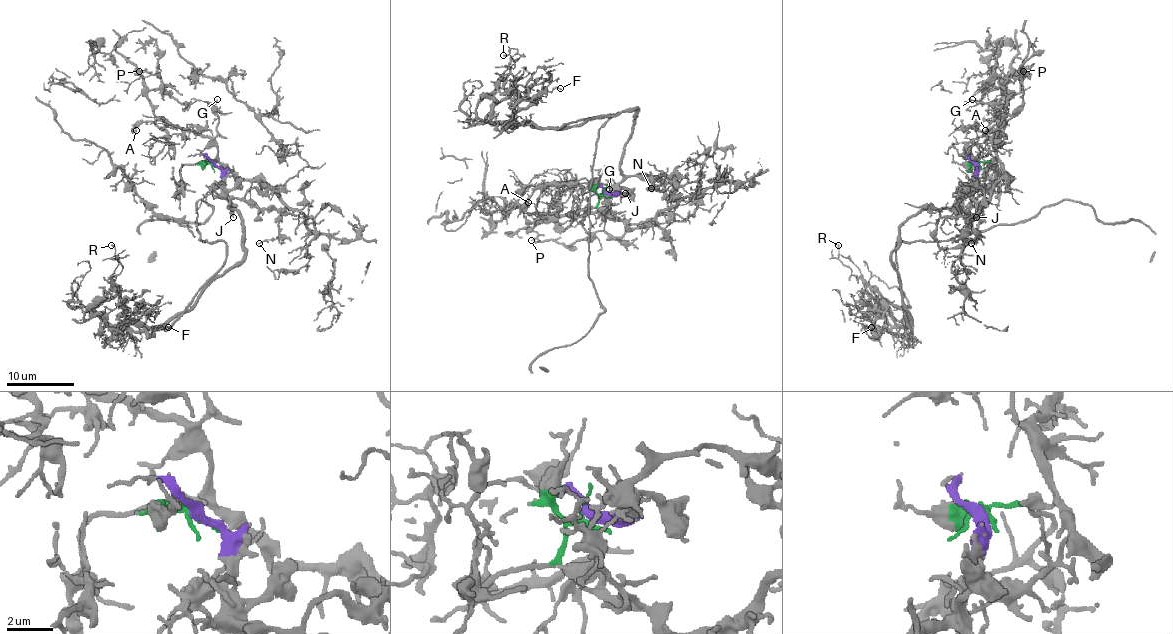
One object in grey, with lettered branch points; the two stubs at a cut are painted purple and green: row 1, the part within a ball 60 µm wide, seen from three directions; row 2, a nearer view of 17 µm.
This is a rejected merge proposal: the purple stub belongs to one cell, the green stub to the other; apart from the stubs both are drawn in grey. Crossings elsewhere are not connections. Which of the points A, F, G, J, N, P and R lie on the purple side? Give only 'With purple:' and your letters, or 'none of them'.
With purple: F, J, R

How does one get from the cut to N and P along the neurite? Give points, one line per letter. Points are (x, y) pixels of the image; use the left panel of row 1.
N: (213, 164), (226, 167), (240, 181), (263, 179), (285, 206), (278, 223), (278, 236), (258, 243)
P: (213, 164), (206, 162), (214, 159), (218, 145), (209, 137), (160, 120), (154, 113), (145, 71), (138, 71)

